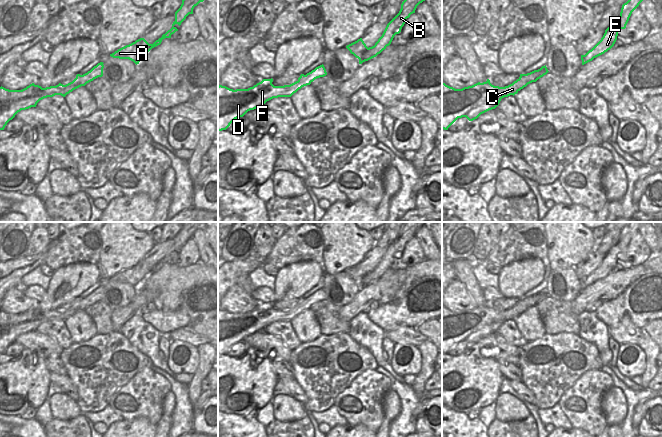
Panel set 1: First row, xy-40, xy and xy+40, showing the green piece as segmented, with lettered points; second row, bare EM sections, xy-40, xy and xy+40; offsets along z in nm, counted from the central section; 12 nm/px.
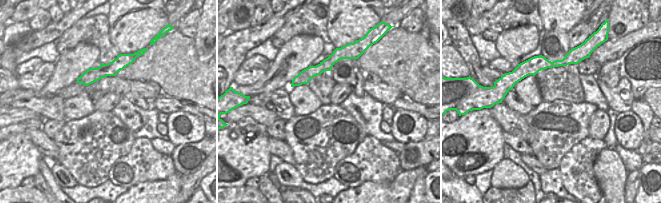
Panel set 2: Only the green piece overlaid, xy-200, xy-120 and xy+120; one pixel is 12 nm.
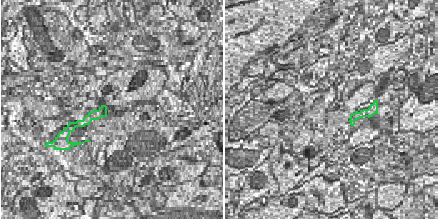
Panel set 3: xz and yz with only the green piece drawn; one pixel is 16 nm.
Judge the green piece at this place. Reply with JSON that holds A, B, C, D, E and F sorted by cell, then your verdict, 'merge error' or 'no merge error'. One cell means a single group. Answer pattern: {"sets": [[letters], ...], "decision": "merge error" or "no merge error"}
{"sets": [["A", "C", "D", "F"], ["B", "E"]], "decision": "merge error"}

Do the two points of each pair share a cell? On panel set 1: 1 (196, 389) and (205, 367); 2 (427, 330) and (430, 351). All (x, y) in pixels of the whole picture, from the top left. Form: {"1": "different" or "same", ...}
{"1": "same", "2": "different"}

